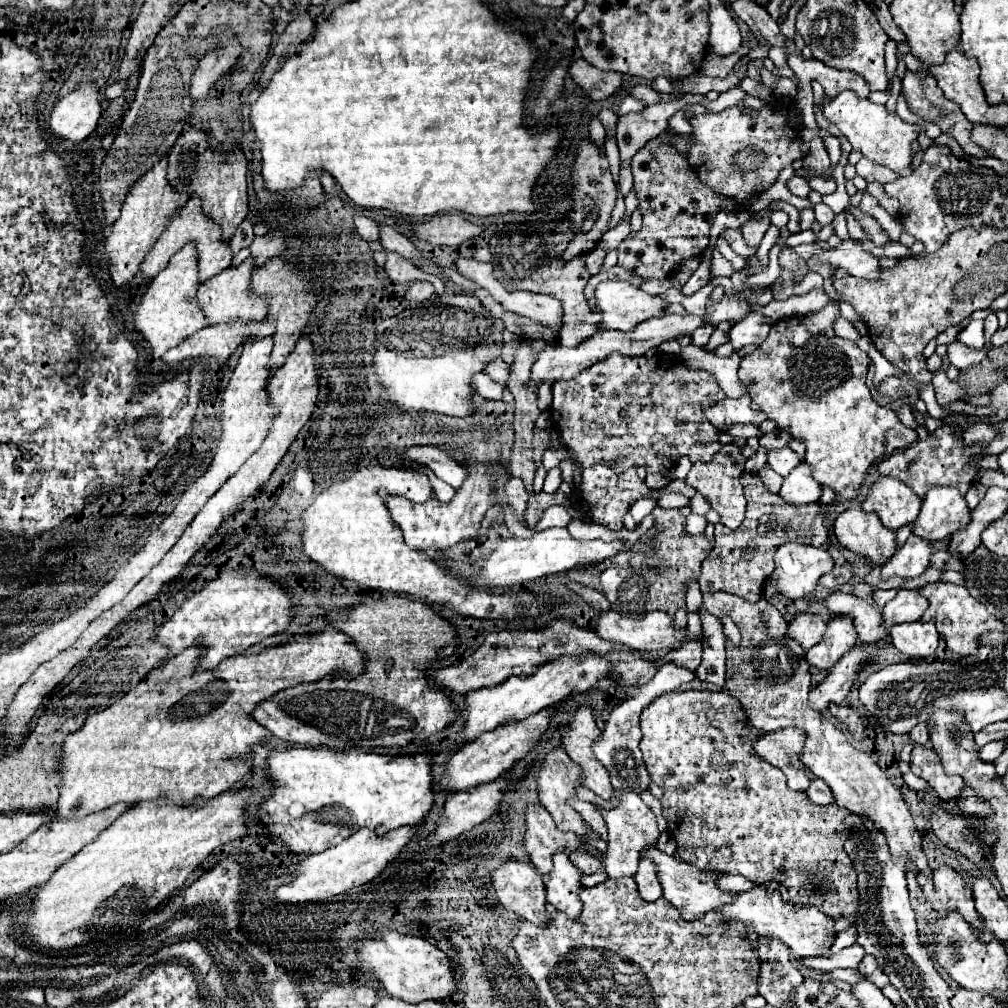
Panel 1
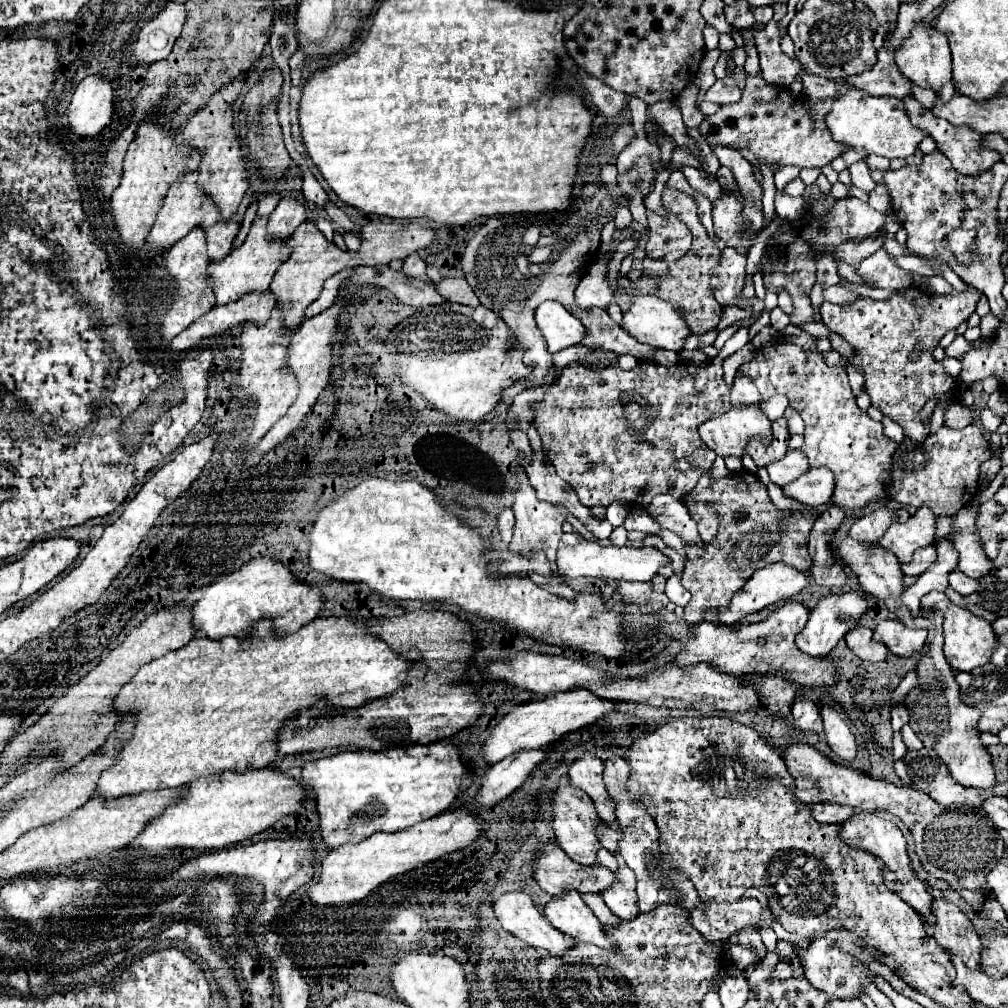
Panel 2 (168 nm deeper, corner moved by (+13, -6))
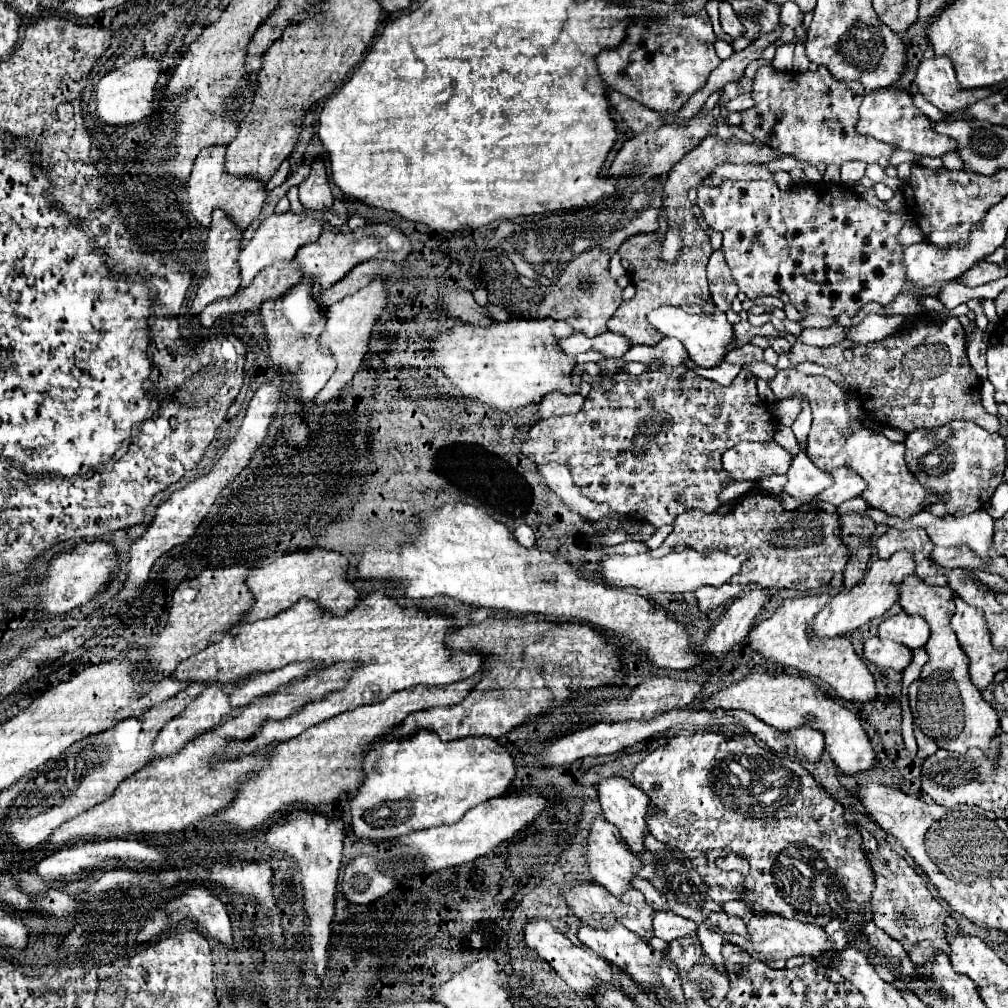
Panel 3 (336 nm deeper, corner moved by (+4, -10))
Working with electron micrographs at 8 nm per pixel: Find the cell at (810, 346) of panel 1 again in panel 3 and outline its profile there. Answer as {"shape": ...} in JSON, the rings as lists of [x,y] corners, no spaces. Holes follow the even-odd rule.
{"shape":[[[796,368],[778,370],[776,376],[768,382],[776,400],[784,400],[794,392],[800,392],[808,396],[810,408],[812,408],[812,430],[808,436],[806,454],[808,458],[820,468],[820,470],[832,470],[838,466],[846,466],[854,470],[858,476],[862,476],[868,484],[868,488],[860,494],[866,504],[870,504],[876,510],[882,510],[886,514],[908,518],[916,512],[920,512],[926,504],[938,500],[938,496],[930,496],[914,476],[910,476],[910,470],[904,462],[904,444],[892,442],[880,432],[874,432],[866,428],[860,420],[852,418],[848,414],[848,396],[846,392],[834,384],[826,376],[808,376],[804,372],[798,372]],[[844,430],[852,430],[850,436],[844,436]]]}

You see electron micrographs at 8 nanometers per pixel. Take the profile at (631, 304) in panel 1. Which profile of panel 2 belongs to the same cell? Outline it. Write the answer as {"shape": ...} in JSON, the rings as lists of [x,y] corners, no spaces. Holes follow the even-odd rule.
{"shape":[[[635,296],[631,310],[623,314],[623,330],[627,330],[639,342],[645,342],[663,350],[673,350],[673,352],[681,352],[685,346],[685,338],[693,334],[685,316],[681,316],[681,308],[657,296]]]}

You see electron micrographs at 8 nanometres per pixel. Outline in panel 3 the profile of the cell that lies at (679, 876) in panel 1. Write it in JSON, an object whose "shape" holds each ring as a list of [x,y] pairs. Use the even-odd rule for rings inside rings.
{"shape":[[[756,912],[746,920],[746,930],[748,936],[740,936],[736,932],[728,934],[728,942],[742,946],[752,958],[756,960],[778,960],[778,958],[792,958],[792,956],[820,956],[820,962],[830,962],[834,960],[834,956],[838,956],[838,952],[832,952],[830,940],[824,932],[824,928],[814,926],[814,924],[804,924],[798,920],[788,920],[784,916],[772,914],[772,912]],[[826,952],[830,952],[828,956],[824,956]]]}

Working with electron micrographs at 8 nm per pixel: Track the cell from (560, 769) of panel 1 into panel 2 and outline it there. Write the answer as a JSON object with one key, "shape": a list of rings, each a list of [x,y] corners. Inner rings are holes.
{"shape":[[[561,786],[553,800],[553,830],[557,836],[557,844],[565,850],[565,854],[583,866],[593,866],[597,862],[597,850],[601,848],[597,838],[597,826],[601,824],[601,818],[597,810],[593,808],[593,802],[589,802],[589,796],[573,786]]]}

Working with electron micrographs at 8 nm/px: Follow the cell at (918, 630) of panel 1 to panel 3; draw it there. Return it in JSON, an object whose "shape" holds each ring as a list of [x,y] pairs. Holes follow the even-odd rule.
{"shape":[[[900,612],[896,616],[886,618],[880,624],[878,638],[880,640],[894,640],[898,644],[908,646],[910,650],[916,650],[916,648],[926,646],[928,638],[930,638],[930,628],[928,628],[926,620],[922,620],[918,616],[910,616],[906,612]]]}

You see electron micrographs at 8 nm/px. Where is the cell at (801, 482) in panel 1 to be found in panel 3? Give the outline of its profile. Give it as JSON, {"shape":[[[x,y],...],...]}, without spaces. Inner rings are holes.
{"shape":[[[834,468],[830,474],[834,478],[834,484],[824,492],[820,492],[814,498],[816,502],[830,502],[834,506],[840,506],[842,502],[860,496],[862,490],[866,488],[866,482],[850,468]]]}

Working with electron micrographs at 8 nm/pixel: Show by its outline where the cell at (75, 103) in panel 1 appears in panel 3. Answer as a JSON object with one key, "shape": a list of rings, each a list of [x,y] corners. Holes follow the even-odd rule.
{"shape":[[[140,58],[102,76],[96,90],[96,104],[100,104],[98,106],[100,122],[108,126],[126,126],[150,116],[154,112],[152,100],[154,100],[154,86],[156,86],[160,70],[162,66],[158,60]]]}

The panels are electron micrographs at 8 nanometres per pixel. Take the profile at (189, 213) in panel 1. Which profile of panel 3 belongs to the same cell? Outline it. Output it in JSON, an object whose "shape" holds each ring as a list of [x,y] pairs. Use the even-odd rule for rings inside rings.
{"shape":[[[218,146],[218,148],[208,148],[206,152],[198,154],[192,174],[188,178],[188,184],[186,184],[186,202],[188,202],[190,214],[200,226],[206,228],[210,224],[212,212],[218,208],[234,222],[234,226],[240,232],[244,232],[252,224],[252,220],[258,218],[262,204],[266,200],[266,190],[262,184],[256,184],[254,178],[236,178],[236,176],[226,174],[224,150],[226,150],[224,146]]]}

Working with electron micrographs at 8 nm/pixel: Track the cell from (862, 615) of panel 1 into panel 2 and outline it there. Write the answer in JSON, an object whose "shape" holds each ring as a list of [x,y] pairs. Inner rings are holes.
{"shape":[[[855,626],[853,632],[847,634],[847,646],[865,662],[883,662],[889,656],[885,644],[873,640],[873,632],[865,626]]]}

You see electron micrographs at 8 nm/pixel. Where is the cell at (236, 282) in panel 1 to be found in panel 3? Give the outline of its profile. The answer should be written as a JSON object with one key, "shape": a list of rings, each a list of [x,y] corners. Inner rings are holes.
{"shape":[[[334,202],[334,208],[332,210],[324,210],[324,212],[306,212],[304,216],[298,216],[294,212],[286,212],[286,214],[272,214],[268,216],[256,230],[254,238],[248,242],[248,246],[240,252],[238,256],[238,266],[240,266],[240,290],[248,288],[254,280],[254,276],[264,270],[266,266],[272,266],[272,264],[278,264],[278,262],[292,262],[296,252],[304,246],[304,244],[310,244],[310,242],[316,242],[320,232],[324,230],[324,226],[320,224],[320,220],[328,220],[330,224],[334,226],[342,226],[346,220],[348,220],[348,214],[346,214],[346,208],[342,202]]]}

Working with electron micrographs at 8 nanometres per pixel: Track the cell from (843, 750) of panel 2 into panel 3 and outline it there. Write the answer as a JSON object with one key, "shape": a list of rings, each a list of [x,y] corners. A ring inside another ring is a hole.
{"shape":[[[748,674],[742,680],[736,680],[730,686],[724,686],[722,690],[714,692],[708,698],[698,698],[694,704],[690,704],[690,708],[702,708],[702,710],[744,710],[750,712],[752,716],[756,716],[758,720],[770,724],[776,730],[792,730],[796,726],[800,726],[804,720],[802,716],[808,712],[812,716],[818,718],[818,728],[822,730],[824,738],[826,738],[826,750],[830,754],[830,758],[834,760],[834,764],[840,768],[840,772],[844,774],[854,774],[854,772],[862,772],[872,768],[874,764],[874,750],[870,746],[870,740],[864,732],[864,728],[860,726],[860,720],[844,706],[836,704],[832,698],[828,698],[826,694],[822,694],[816,688],[808,688],[808,684],[812,684],[812,680],[804,680],[804,678],[796,678],[796,676],[788,676],[788,674],[780,674],[780,676],[770,676],[770,674]]]}

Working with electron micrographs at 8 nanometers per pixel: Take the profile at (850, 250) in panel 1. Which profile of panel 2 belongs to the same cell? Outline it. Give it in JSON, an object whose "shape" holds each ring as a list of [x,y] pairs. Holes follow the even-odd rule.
{"shape":[[[879,248],[873,256],[859,262],[857,274],[875,288],[901,290],[901,288],[909,288],[915,284],[913,274],[897,266],[897,262],[887,254],[885,248]]]}

